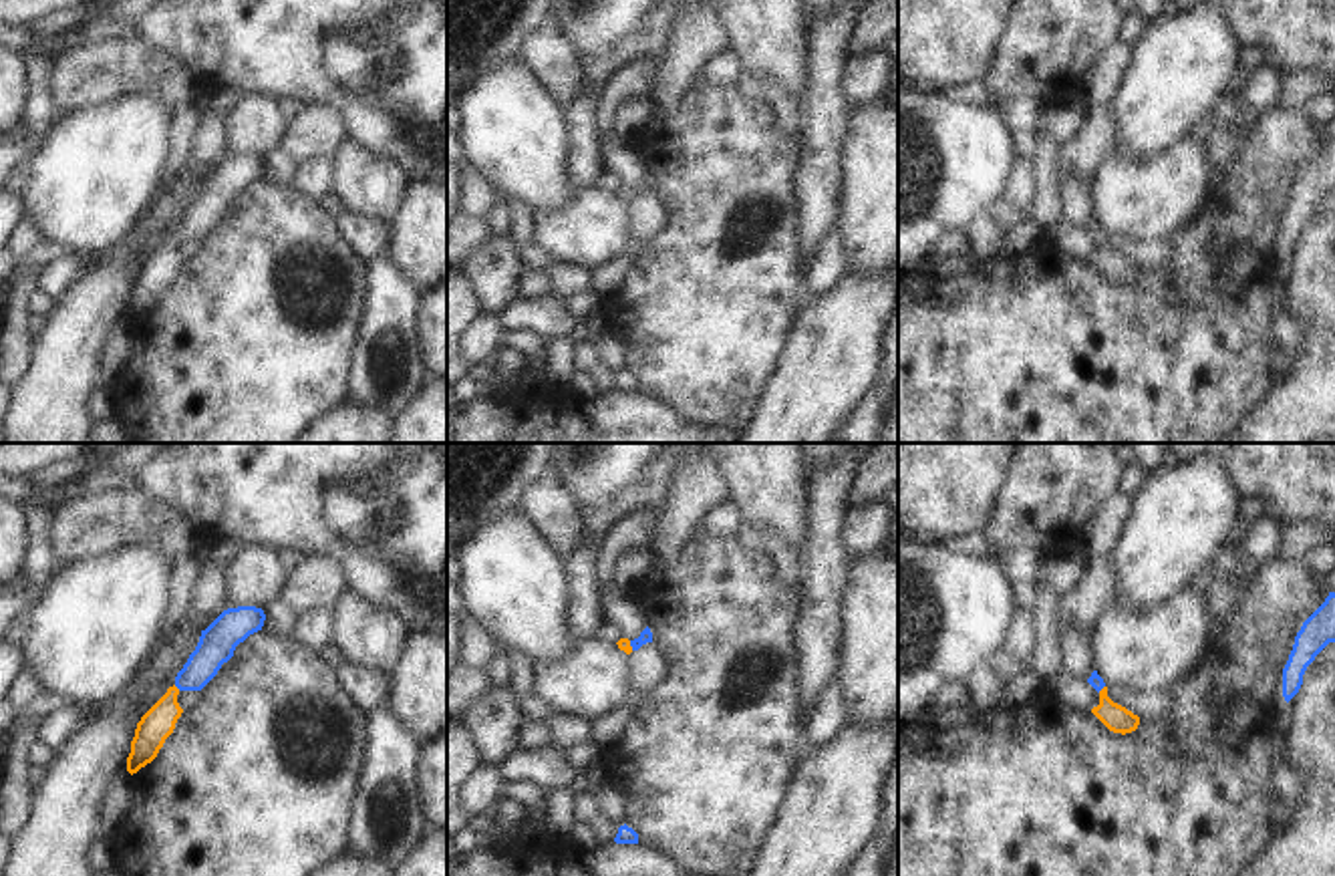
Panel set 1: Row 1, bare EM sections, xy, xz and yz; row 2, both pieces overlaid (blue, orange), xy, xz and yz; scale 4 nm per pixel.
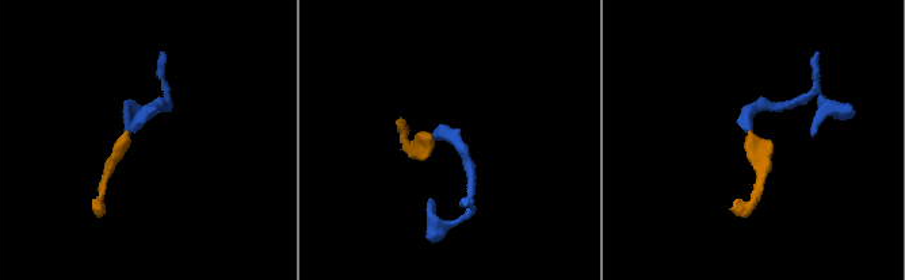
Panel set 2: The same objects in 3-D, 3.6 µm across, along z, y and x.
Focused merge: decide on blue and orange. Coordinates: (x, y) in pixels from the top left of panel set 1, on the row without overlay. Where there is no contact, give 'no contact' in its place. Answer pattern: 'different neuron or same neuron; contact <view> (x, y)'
same neuron; contact xy (178, 236)

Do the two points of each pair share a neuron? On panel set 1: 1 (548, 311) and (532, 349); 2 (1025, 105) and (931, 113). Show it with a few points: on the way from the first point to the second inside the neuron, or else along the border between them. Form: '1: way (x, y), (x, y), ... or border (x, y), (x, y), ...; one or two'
1: border (504, 327), (526, 327), (542, 339); two
2: border (993, 105), (1013, 133); two

